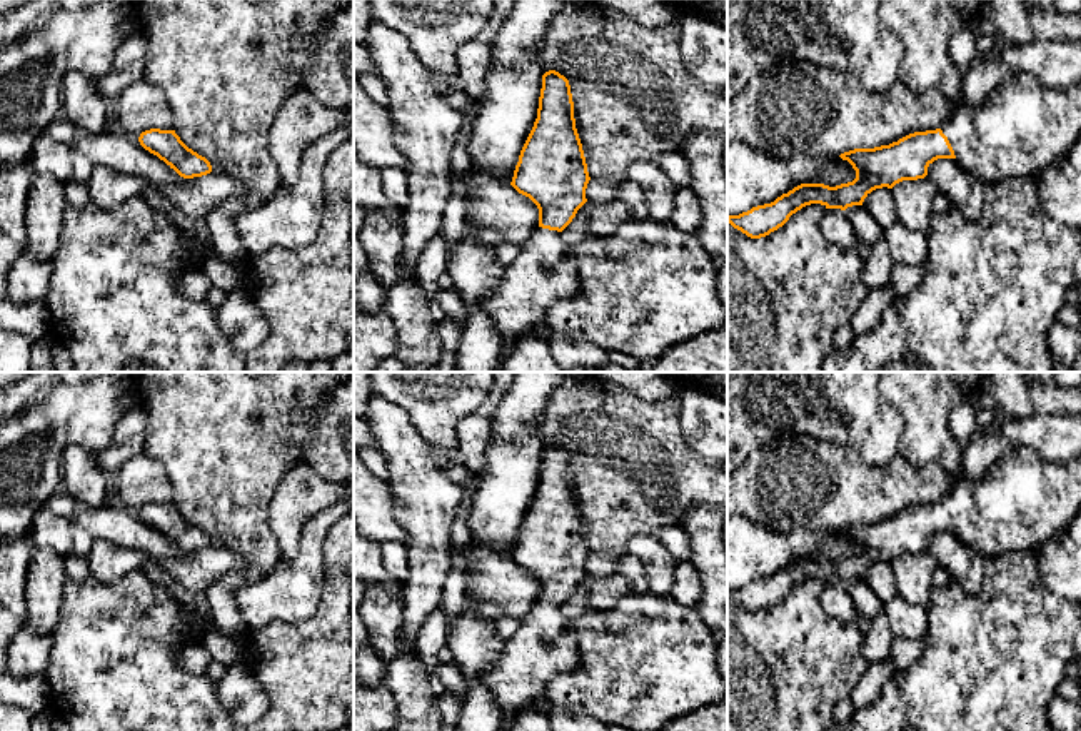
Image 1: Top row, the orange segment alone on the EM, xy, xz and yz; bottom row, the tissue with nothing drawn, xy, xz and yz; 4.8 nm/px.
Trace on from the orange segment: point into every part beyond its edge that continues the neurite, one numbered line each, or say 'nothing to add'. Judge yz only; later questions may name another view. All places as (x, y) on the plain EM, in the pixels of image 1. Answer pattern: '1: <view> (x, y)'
1: yz (1023, 501)

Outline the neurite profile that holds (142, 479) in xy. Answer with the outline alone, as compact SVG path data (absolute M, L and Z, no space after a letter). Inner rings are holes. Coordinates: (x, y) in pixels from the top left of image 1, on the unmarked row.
M143 452L132 457L113 479L113 501L135 512L150 502L173 504L165 467Z

